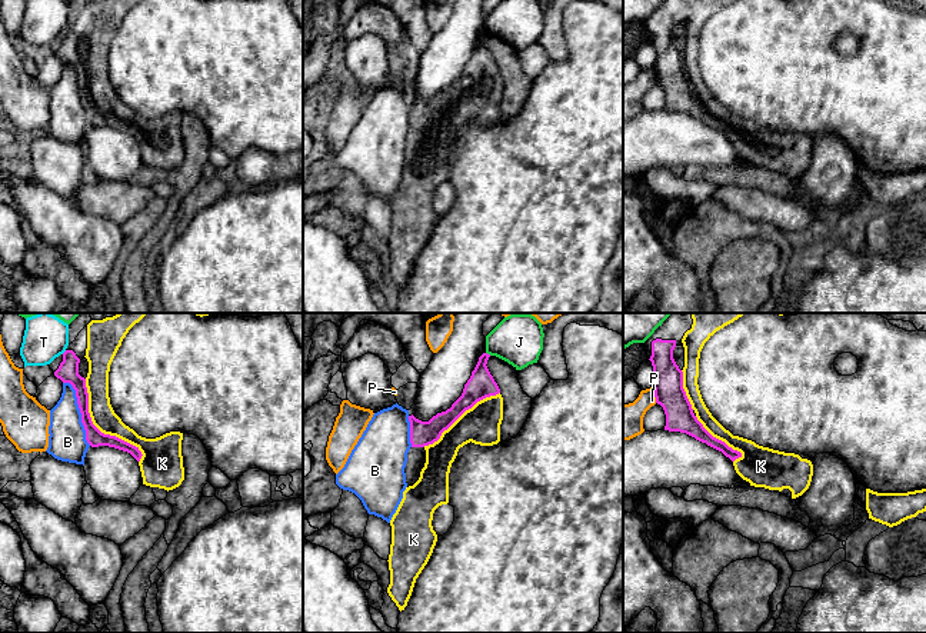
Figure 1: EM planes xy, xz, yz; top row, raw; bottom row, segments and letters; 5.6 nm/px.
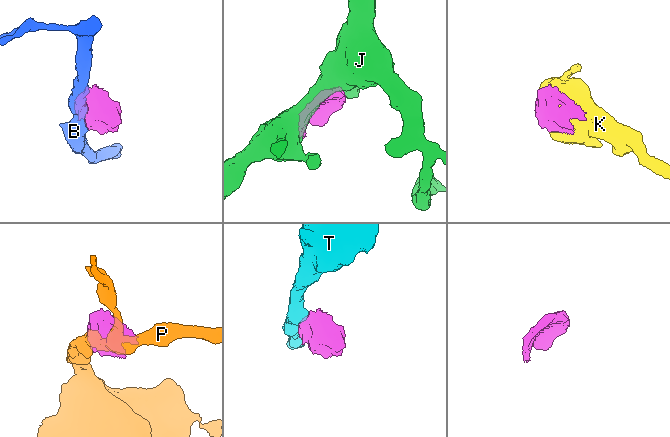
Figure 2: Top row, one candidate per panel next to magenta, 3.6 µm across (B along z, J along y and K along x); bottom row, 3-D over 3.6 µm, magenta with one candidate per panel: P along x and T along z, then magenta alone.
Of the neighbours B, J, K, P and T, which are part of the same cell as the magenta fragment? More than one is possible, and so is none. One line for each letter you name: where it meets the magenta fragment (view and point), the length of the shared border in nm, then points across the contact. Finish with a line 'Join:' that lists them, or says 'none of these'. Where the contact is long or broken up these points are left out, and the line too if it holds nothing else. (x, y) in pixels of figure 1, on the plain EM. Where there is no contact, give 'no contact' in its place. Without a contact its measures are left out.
K: xy (99, 110) | 550 nm
Join: K

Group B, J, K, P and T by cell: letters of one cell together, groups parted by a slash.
B / J / K / P / T

